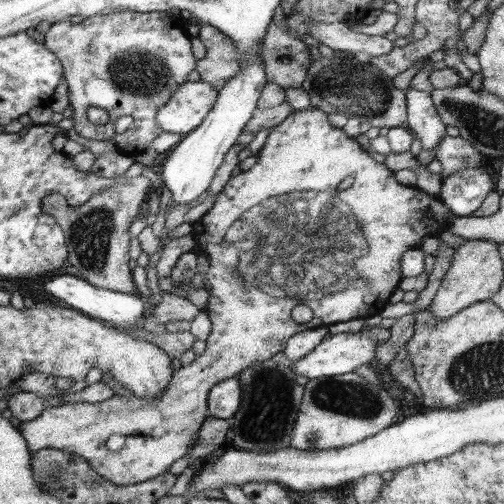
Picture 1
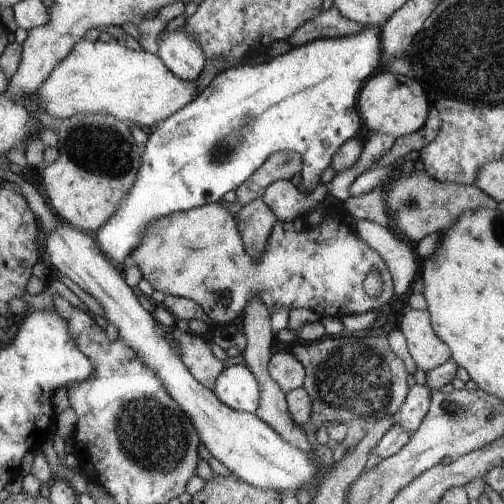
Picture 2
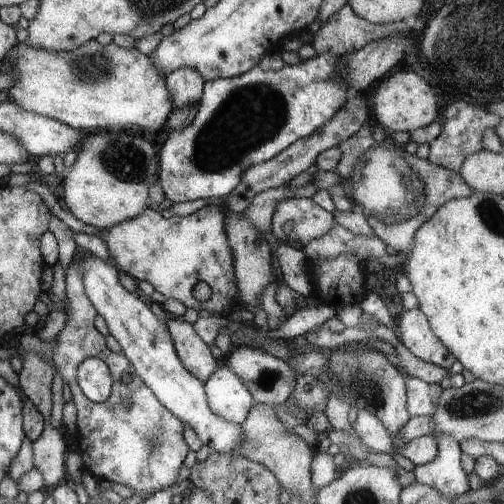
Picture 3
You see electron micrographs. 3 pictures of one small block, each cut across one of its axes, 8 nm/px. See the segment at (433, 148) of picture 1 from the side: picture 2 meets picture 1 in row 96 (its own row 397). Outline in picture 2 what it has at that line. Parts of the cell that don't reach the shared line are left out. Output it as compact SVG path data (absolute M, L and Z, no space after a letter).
M413 384L405 396L405 402L395 412L397 424L403 424L411 434L419 428L421 420L427 416L431 408L431 390L419 384Z

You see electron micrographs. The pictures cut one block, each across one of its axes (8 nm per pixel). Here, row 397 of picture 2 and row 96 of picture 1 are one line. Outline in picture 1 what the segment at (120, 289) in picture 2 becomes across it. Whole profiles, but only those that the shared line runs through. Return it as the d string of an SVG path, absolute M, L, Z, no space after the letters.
M185 82L179 90L173 92L169 102L157 110L157 128L161 134L185 136L193 134L201 122L209 116L217 100L217 90L205 82Z

